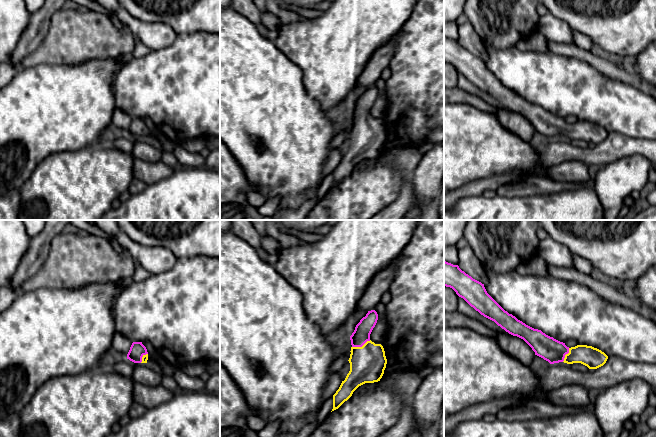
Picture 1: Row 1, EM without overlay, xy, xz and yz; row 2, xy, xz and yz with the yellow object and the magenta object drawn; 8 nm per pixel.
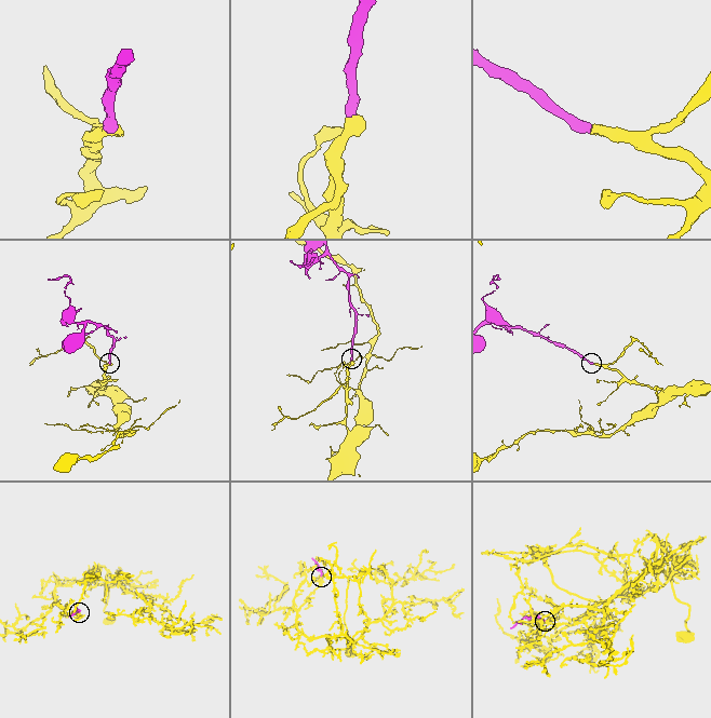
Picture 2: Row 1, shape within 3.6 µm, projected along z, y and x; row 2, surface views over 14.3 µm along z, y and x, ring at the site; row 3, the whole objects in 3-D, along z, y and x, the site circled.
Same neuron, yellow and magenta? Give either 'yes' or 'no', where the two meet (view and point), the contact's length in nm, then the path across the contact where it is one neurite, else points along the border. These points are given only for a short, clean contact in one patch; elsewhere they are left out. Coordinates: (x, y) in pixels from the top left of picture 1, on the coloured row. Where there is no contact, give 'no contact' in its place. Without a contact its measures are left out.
yes; meets yellow in xz at (362, 346); contact 160 nm long; runs through xz (367, 363), (362, 346), (361, 334)

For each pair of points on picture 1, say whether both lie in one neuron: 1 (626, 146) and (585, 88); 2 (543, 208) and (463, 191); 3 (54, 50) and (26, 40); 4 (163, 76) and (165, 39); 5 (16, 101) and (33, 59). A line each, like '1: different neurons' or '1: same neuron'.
1: different neurons
2: different neurons
3: different neurons
4: different neurons
5: different neurons

